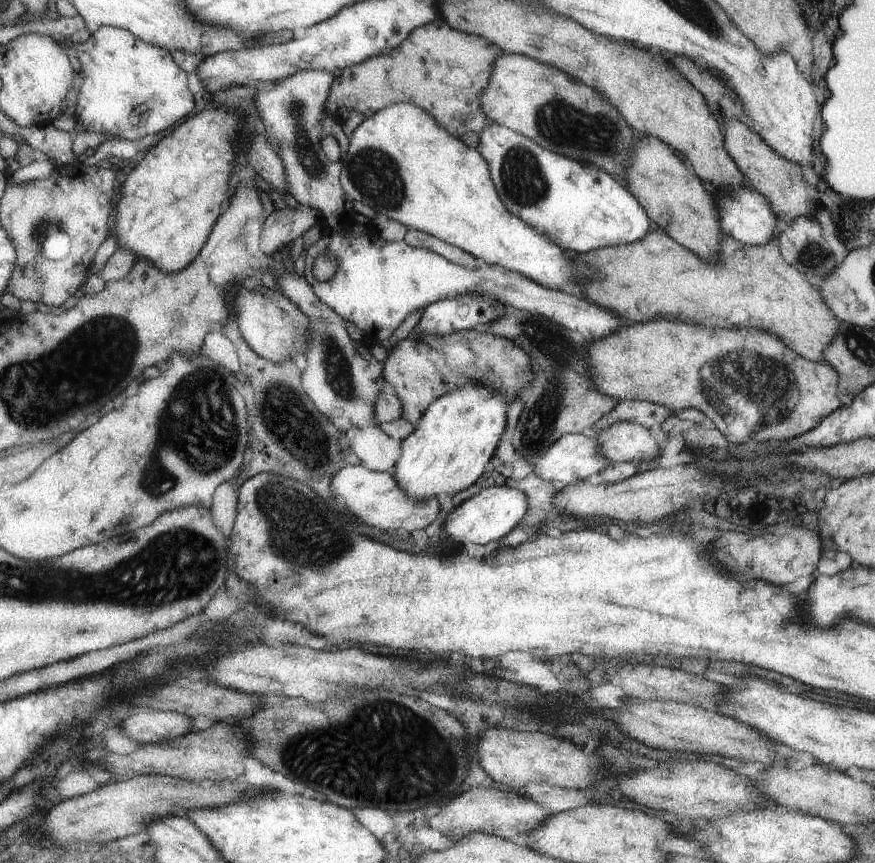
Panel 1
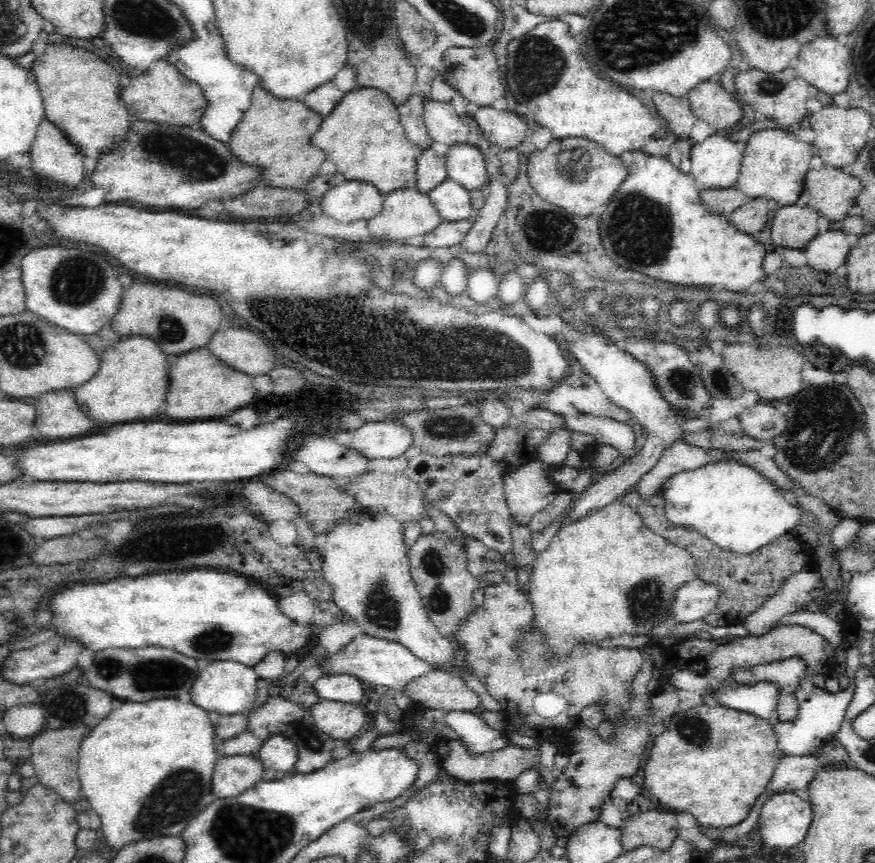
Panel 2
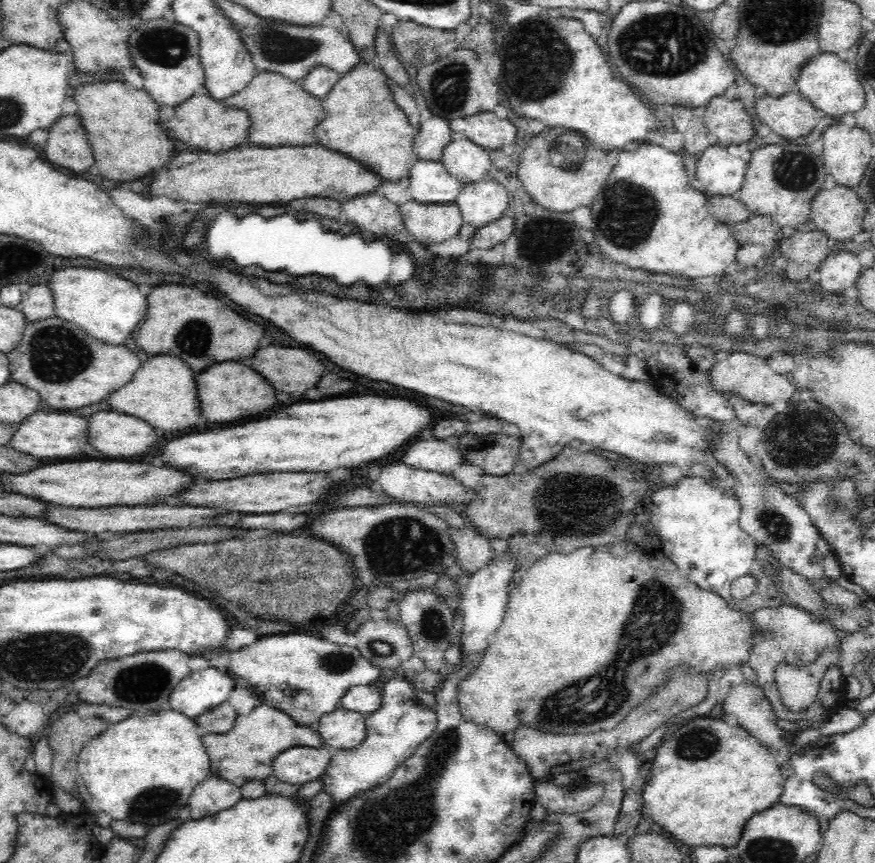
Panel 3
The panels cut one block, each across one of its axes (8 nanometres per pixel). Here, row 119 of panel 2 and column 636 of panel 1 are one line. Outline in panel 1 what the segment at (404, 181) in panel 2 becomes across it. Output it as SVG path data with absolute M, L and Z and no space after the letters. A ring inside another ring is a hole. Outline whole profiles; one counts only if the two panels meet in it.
M653 318L649 322L627 323L621 326L621 329L615 330L611 334L607 334L603 338L597 338L586 344L587 362L589 378L593 381L593 386L597 392L609 396L609 398L617 398L618 401L629 399L630 401L647 401L651 404L658 404L667 408L672 413L685 410L685 408L694 408L702 412L715 425L715 429L721 432L728 442L733 445L745 443L751 440L756 432L762 428L773 428L777 424L777 438L781 440L791 439L812 429L819 424L821 420L828 416L829 413L835 412L840 408L840 402L835 396L838 391L839 376L836 370L826 362L813 362L806 360L801 355L793 351L791 347L786 345L776 335L769 334L768 331L763 331L754 328L723 328L703 326L696 323L679 322L677 318Z

